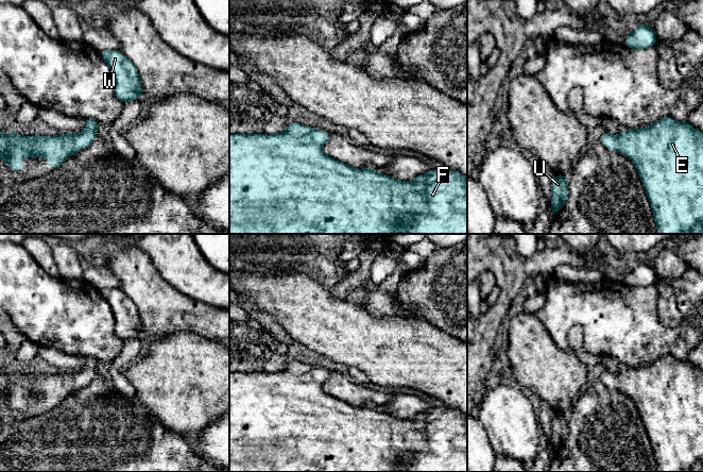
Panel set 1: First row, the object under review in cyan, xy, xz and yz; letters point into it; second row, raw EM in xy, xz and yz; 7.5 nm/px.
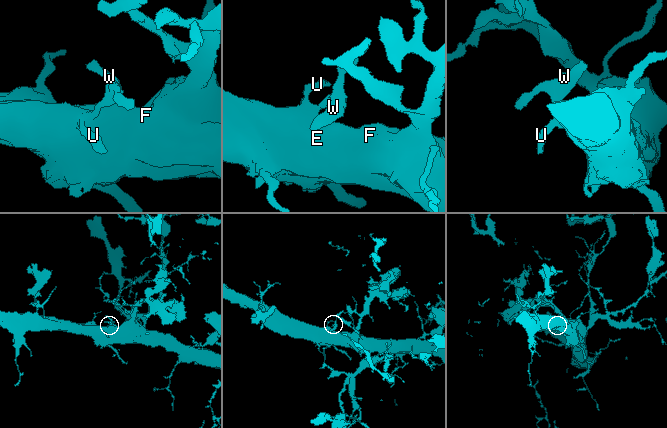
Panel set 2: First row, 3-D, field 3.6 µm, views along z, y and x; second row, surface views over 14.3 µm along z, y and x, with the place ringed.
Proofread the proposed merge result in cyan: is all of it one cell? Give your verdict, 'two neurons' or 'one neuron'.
one neuron

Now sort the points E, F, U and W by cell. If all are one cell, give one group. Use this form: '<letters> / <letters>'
E F U W

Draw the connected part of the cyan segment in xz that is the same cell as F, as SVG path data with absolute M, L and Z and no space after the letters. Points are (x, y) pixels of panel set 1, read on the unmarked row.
M297 360L284 370L262 372L229 372L229 472L467 472L467 415L451 407L435 407L412 419L395 418L373 406L355 407L322 389L330 372Z

